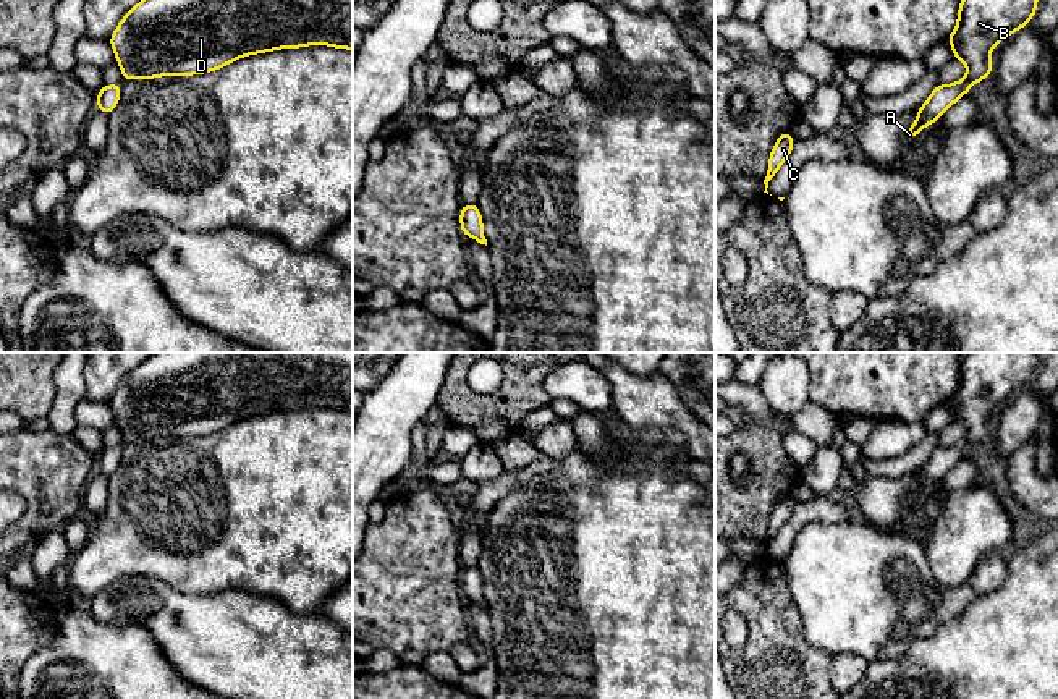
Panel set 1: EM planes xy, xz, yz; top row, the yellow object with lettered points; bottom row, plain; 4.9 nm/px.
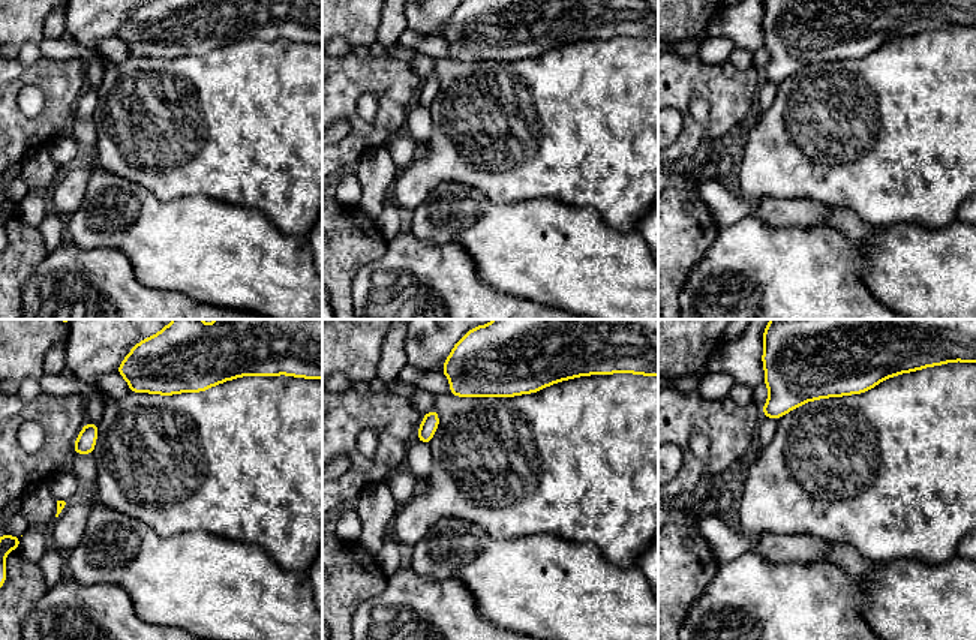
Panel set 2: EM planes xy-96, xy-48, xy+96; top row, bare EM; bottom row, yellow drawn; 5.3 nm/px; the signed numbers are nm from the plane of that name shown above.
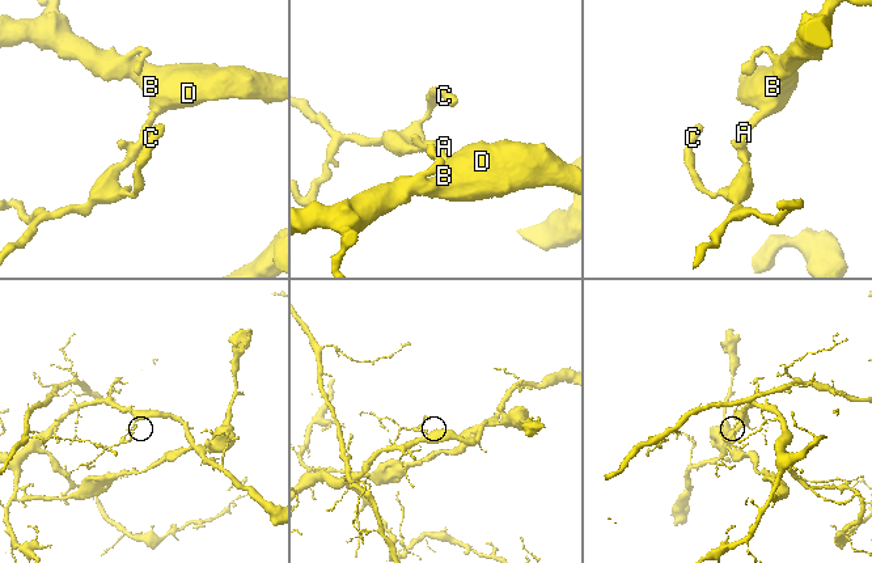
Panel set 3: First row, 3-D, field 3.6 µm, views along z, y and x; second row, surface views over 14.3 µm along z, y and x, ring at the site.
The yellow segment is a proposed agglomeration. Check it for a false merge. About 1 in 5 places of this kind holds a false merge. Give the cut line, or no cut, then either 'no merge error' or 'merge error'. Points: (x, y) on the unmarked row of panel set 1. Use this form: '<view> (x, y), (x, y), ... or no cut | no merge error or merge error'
no cut | no merge error

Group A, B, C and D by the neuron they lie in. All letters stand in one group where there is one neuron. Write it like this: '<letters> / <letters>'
A B C D

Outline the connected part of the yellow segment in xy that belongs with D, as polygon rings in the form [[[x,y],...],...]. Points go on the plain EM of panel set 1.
[[[155,353],[121,380],[108,405],[123,443],[204,437],[238,421],[280,411],[330,408],[353,413],[353,353]]]

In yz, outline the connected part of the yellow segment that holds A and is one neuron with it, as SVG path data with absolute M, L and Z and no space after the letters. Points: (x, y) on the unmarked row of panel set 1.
M969 353L959 362L958 385L945 401L951 406L954 422L967 429L961 443L938 447L917 472L912 489L904 494L914 502L956 466L971 448L992 437L993 409L1030 385L1037 374L1037 353Z

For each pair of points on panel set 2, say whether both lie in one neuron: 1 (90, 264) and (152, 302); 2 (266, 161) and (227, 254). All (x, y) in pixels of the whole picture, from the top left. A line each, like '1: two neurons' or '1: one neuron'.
1: one neuron
2: two neurons

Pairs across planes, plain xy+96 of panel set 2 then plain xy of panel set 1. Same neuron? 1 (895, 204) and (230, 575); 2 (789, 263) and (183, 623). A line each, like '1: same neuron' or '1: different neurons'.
1: same neuron
2: different neurons

